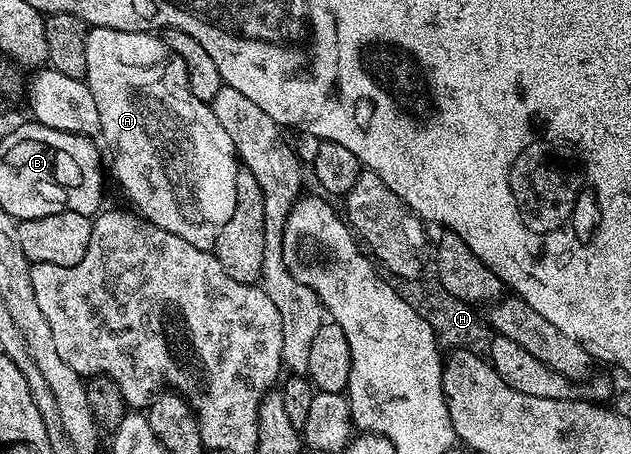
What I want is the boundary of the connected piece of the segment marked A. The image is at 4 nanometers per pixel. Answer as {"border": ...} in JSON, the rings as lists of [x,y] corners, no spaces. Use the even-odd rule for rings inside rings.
{"border":[[[90,27],[86,32],[86,52],[88,53],[88,69],[85,81],[90,86],[92,101],[96,101],[96,109],[100,113],[100,135],[106,138],[110,146],[110,155],[114,158],[114,175],[120,186],[126,190],[126,195],[135,203],[137,214],[141,218],[155,223],[168,233],[176,233],[176,237],[184,237],[188,245],[196,245],[196,249],[209,251],[216,245],[220,237],[220,229],[228,225],[228,217],[232,217],[232,209],[236,209],[236,173],[240,170],[238,152],[234,149],[232,137],[228,137],[228,129],[216,121],[216,113],[210,104],[200,101],[190,88],[190,78],[186,72],[184,61],[172,53],[165,38],[148,31],[121,31],[111,27]]]}

